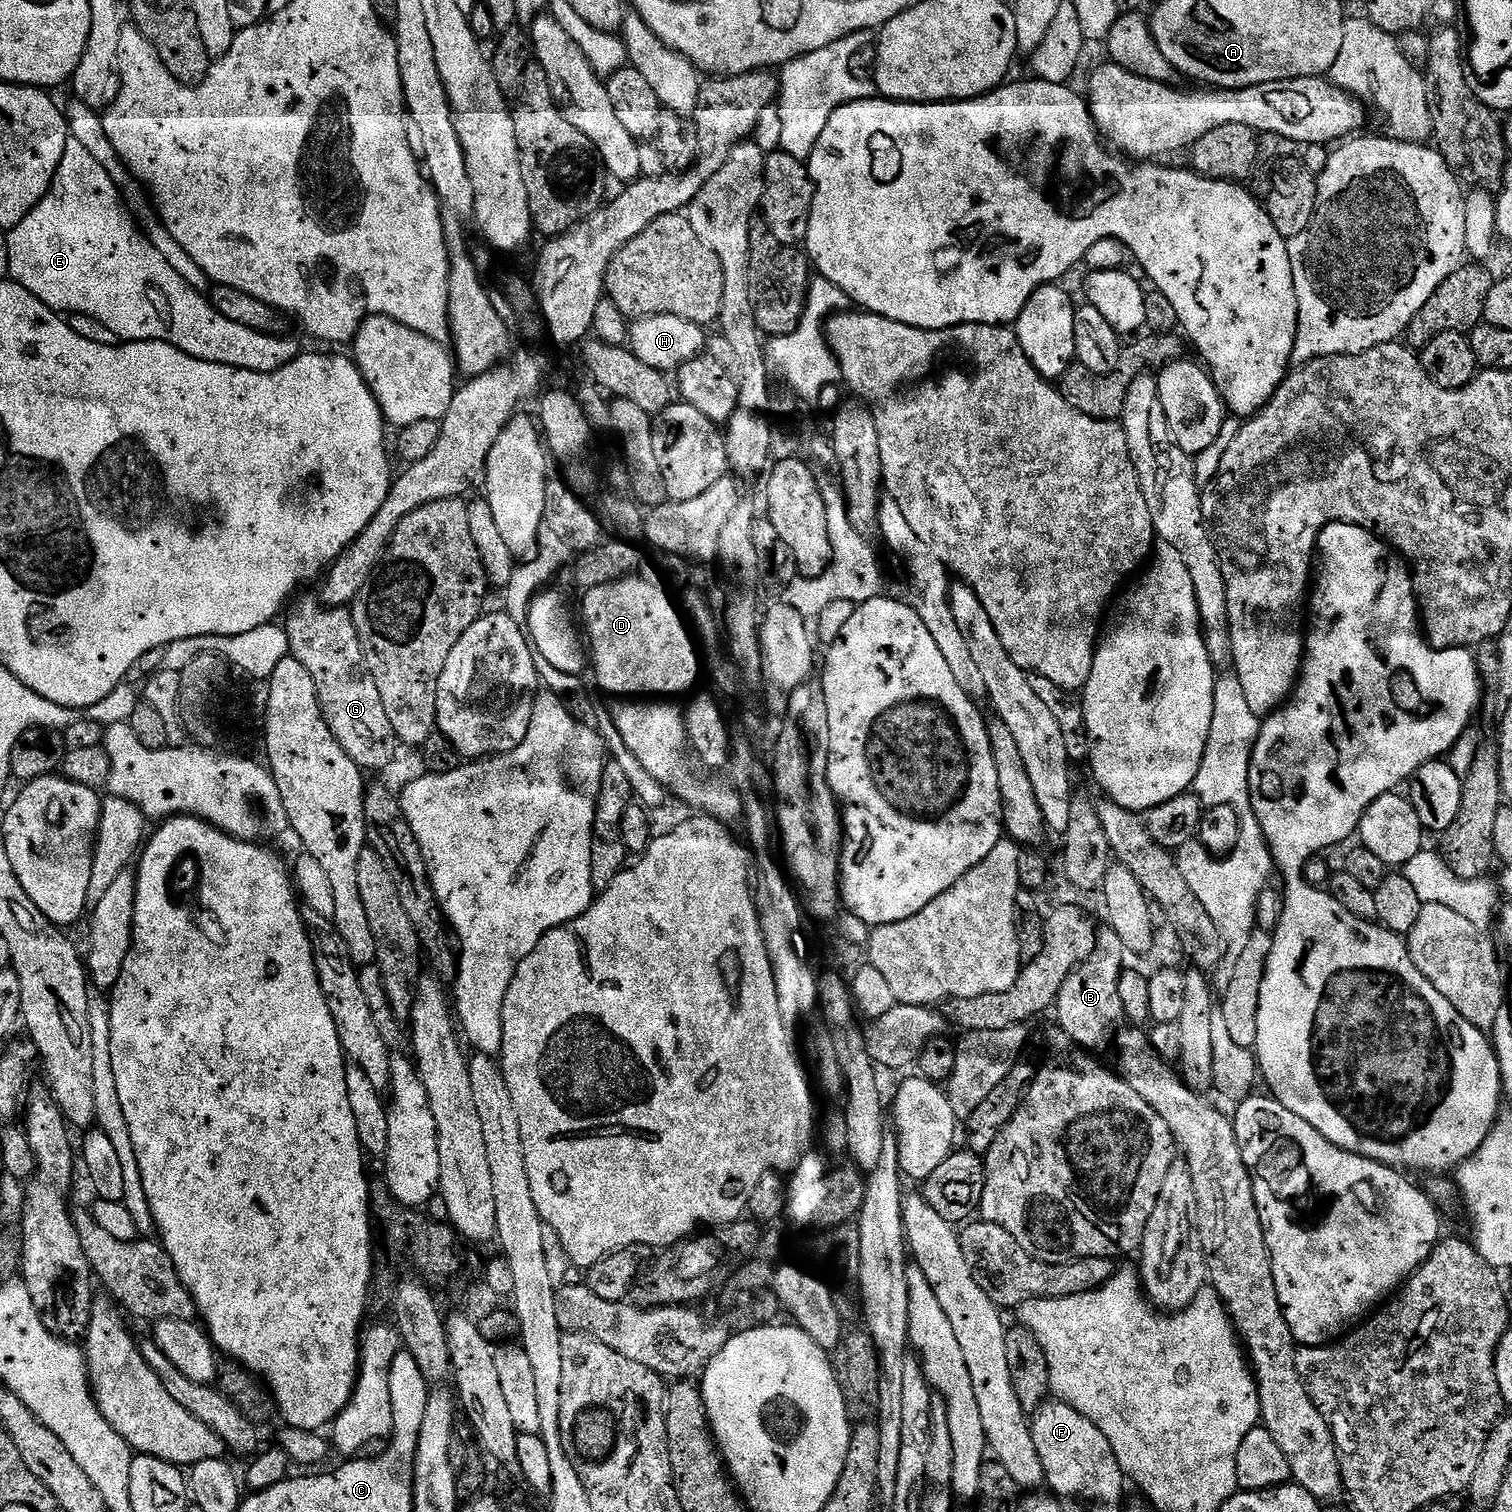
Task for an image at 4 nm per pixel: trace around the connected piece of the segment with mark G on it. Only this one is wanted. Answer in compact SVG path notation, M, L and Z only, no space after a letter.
M316 598L298 600L291 605L292 613L286 623L288 651L306 666L310 678L314 678L324 721L330 726L330 734L334 734L338 746L342 746L362 770L376 772L395 758L398 741L386 718L386 710L382 710L377 687L364 666L362 646L351 611L347 607L329 608Z

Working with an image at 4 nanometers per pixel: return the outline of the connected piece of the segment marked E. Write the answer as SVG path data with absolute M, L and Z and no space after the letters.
M68 139L66 150L62 154L62 162L58 166L56 177L48 188L48 193L40 199L38 206L34 206L34 210L30 210L30 214L26 214L26 218L22 218L22 222L18 222L18 226L11 228L6 239L8 242L8 276L11 279L21 284L26 290L30 290L30 294L34 294L43 304L50 306L58 313L75 314L81 312L90 318L98 318L98 322L102 322L102 326L107 326L113 334L118 334L121 342L161 340L167 344L176 345L178 350L182 350L199 360L216 362L222 366L234 366L242 370L254 370L255 372L278 370L284 364L289 364L297 355L298 349L288 340L279 340L276 334L255 332L241 324L225 322L222 314L218 314L218 310L214 310L211 299L201 289L191 288L186 282L186 278L182 278L182 274L178 274L178 270L174 270L174 266L170 266L170 262L166 262L166 258L162 258L162 254L158 254L158 250L154 250L154 246L138 227L133 213L122 199L121 189L117 188L116 183L110 178L110 174L106 174L106 170L102 170L101 164L92 158L90 150L86 150L86 146L82 146L82 142L77 140Z

